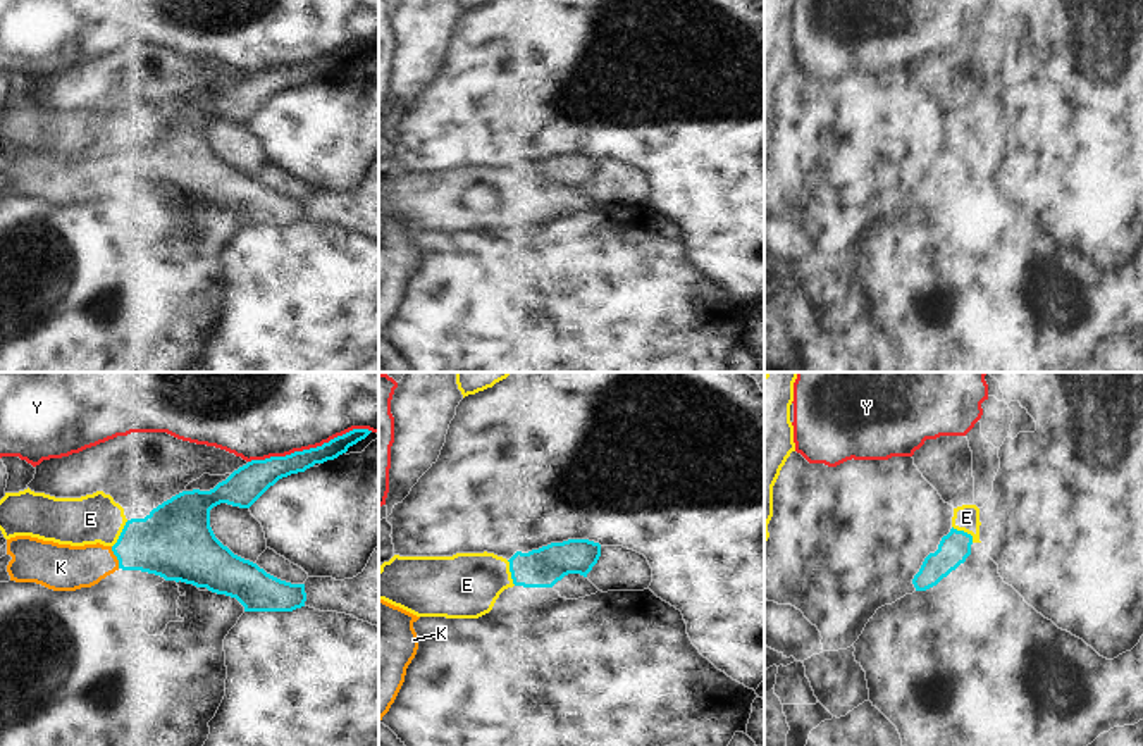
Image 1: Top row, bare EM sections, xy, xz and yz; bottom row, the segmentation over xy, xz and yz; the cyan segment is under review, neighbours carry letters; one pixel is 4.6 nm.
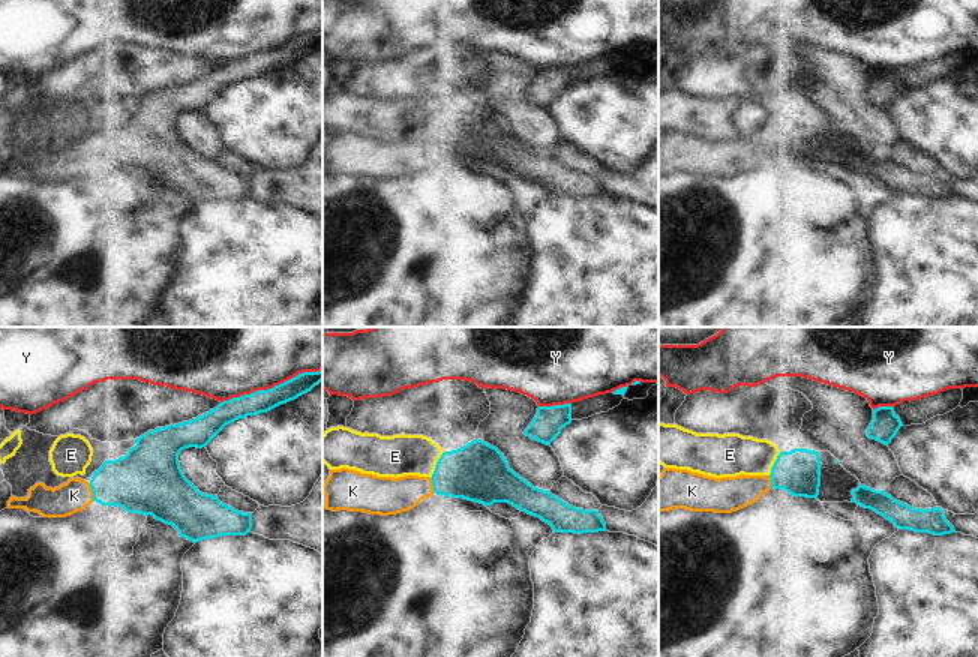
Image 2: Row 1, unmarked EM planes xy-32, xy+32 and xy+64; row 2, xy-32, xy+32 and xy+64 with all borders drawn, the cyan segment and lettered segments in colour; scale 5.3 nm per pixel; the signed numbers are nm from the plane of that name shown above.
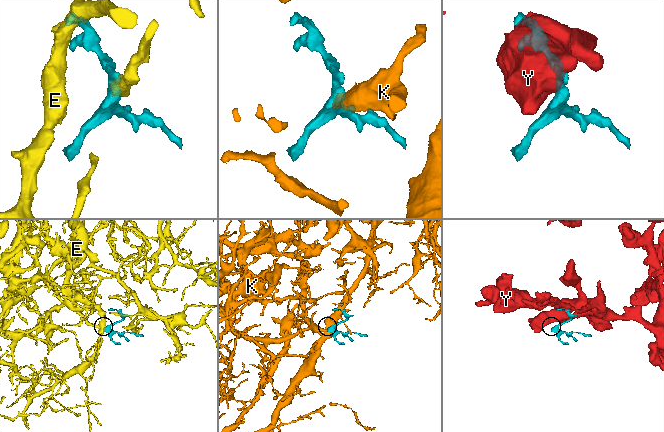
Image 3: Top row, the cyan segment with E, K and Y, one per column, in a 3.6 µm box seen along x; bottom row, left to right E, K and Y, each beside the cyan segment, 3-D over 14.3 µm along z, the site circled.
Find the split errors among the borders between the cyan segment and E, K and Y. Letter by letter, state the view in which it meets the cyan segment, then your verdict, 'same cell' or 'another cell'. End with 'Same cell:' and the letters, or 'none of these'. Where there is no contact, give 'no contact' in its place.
E: meets cyan in xy; another cell
K: meets cyan in xy; same cell
Y: meets cyan in xy; another cell
Same cell: K

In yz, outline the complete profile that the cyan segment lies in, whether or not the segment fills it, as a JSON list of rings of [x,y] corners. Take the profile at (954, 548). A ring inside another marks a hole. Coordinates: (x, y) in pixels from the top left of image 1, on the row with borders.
[[[950,529],[947,536],[942,538],[938,550],[930,553],[919,572],[914,575],[912,584],[916,591],[926,591],[936,586],[943,577],[955,570],[971,555],[973,536]]]

